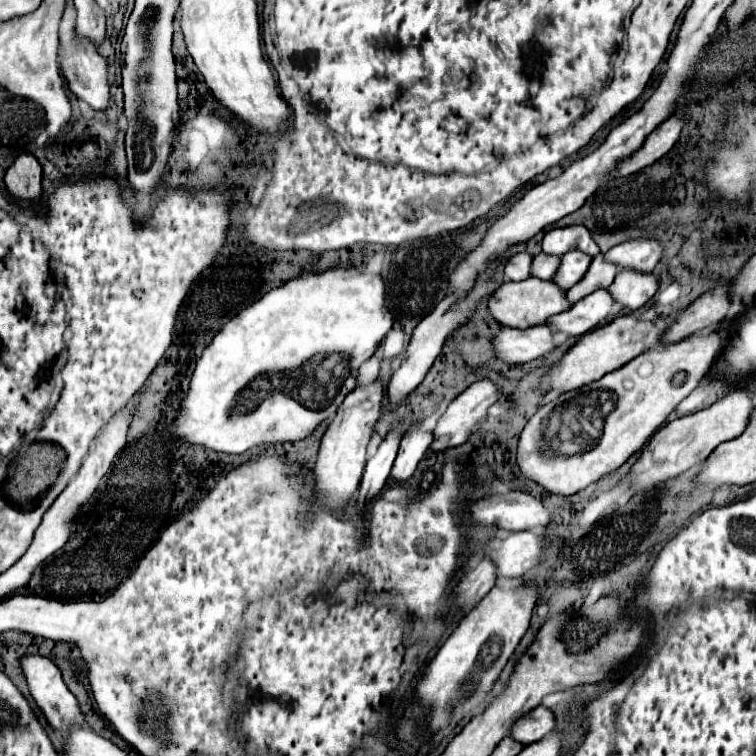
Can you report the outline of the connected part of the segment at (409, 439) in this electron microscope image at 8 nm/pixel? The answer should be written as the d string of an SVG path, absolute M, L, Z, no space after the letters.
M414 425L412 429L408 429L404 433L404 437L402 437L400 451L398 451L398 457L396 457L394 467L392 467L392 473L390 473L392 481L394 479L396 479L396 483L408 481L414 475L418 461L430 449L432 441L434 441L432 431L422 431L420 425Z

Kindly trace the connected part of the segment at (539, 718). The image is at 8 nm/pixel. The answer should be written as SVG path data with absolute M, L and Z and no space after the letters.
M540 705L538 709L534 709L528 717L516 721L516 725L510 731L510 737L514 737L516 741L530 745L534 741L540 741L546 733L550 733L554 729L556 721L554 721L554 713Z

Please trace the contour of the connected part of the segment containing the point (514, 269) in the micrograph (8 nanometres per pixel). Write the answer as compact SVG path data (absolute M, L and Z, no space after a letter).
M516 253L508 259L504 273L512 281L524 281L532 275L530 269L532 269L532 255L530 253Z

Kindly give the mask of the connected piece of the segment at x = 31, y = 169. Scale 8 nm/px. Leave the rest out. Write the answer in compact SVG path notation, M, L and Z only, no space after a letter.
M34 155L16 157L4 177L8 193L24 203L34 203L42 197L42 167Z

